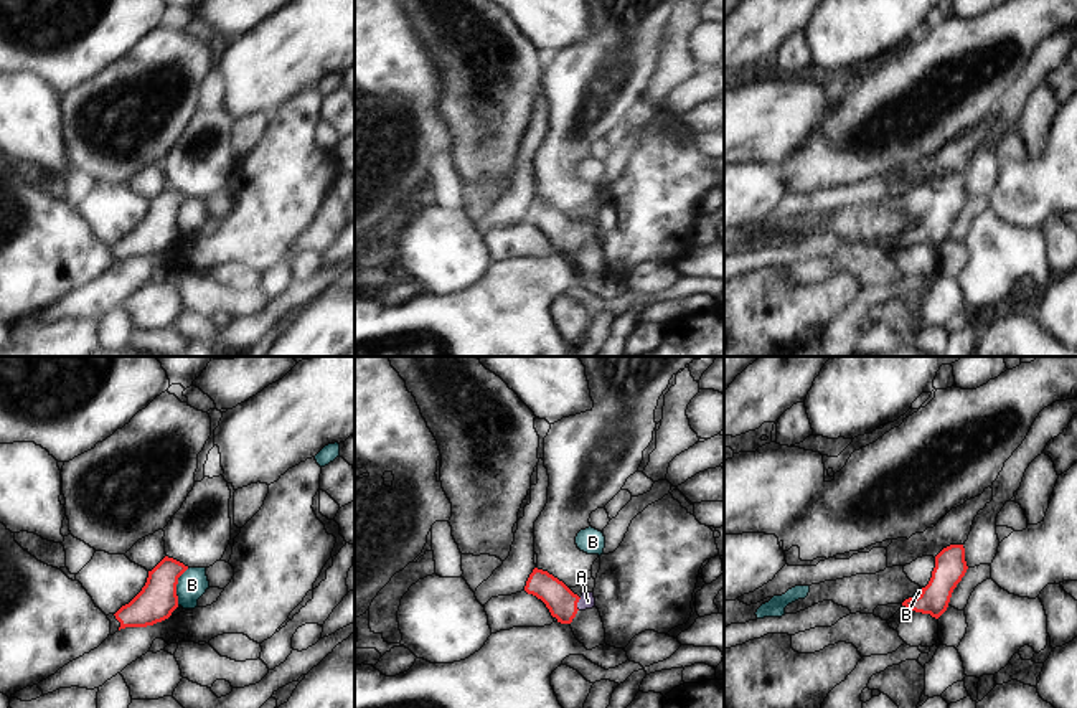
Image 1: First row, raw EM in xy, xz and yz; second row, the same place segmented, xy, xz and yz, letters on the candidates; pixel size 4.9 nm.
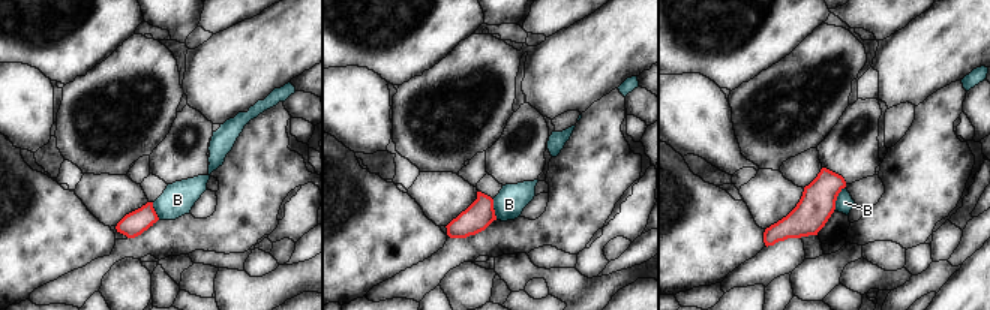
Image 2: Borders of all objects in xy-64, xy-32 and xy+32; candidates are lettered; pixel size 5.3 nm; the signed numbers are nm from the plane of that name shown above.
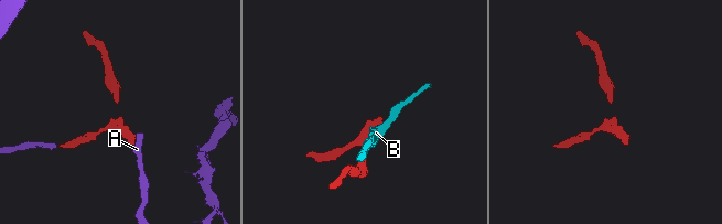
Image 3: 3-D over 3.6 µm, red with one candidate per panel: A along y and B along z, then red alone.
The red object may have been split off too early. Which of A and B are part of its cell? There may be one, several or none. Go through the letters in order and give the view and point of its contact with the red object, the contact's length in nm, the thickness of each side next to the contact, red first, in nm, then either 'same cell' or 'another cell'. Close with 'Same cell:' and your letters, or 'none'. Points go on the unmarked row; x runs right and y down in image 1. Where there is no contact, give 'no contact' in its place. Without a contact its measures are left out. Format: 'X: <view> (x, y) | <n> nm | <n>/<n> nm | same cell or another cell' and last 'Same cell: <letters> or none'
A: xz (576, 235) | 70 nm | 150/80 nm | same cell
B: xy (175, 217) | 190 nm | 190/140 nm | another cell
Same cell: A

